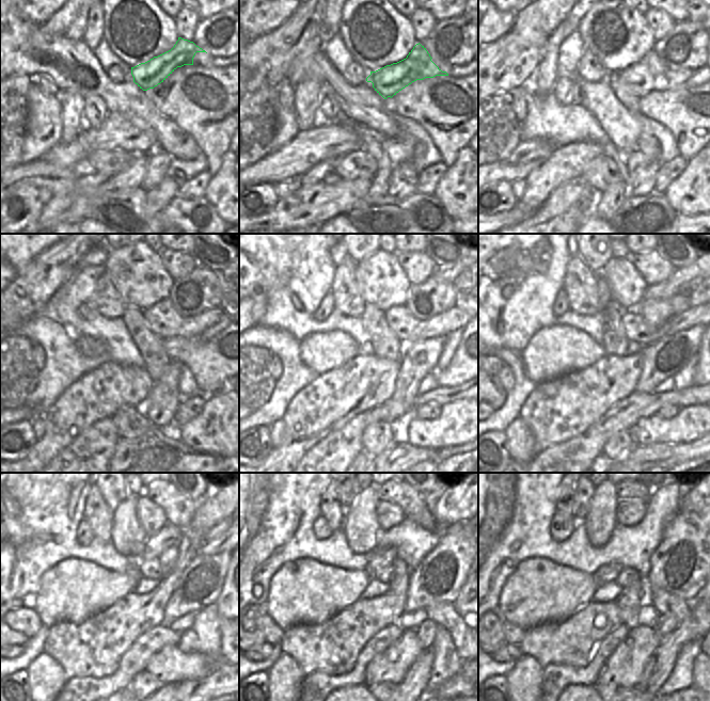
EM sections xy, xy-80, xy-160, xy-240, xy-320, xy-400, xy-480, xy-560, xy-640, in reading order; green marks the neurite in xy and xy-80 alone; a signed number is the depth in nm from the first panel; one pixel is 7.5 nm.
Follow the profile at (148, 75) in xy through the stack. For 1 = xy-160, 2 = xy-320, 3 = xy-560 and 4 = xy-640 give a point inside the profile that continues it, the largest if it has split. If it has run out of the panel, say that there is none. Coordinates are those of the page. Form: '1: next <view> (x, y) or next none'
1: next xy-160 (650, 74)
2: next xy-320 (410, 330)
3: next xy-560 (385, 575)
4: next xy-640 (627, 576)

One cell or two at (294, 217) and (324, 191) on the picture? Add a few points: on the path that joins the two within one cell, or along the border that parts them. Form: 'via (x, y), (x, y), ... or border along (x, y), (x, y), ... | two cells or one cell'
via (301, 209), (309, 206), (316, 198) | one cell

